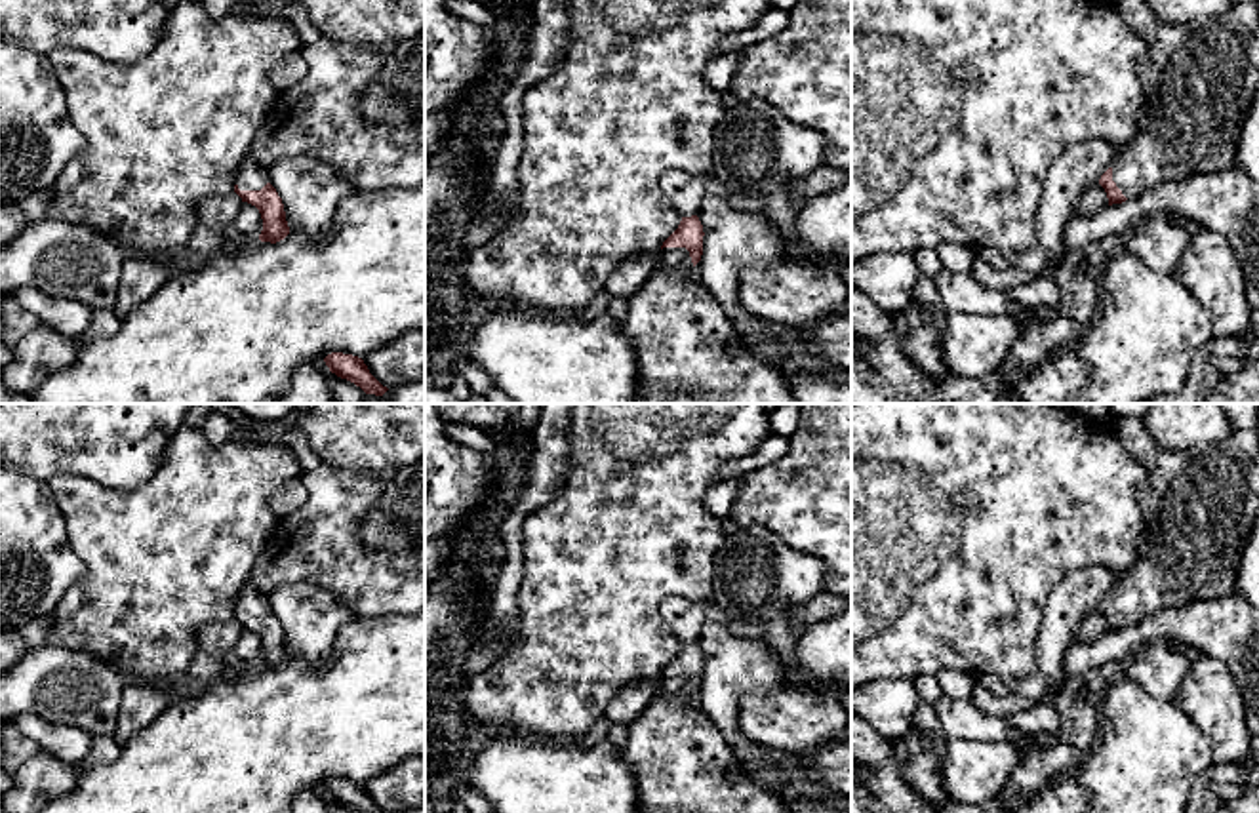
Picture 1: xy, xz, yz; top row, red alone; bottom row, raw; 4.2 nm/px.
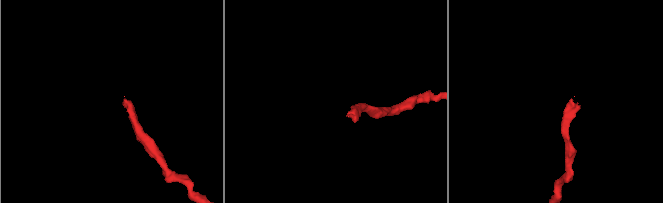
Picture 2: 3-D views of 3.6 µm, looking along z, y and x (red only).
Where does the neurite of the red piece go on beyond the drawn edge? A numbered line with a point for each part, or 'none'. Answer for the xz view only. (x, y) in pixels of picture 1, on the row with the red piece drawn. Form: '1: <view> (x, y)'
1: xz (671, 259)

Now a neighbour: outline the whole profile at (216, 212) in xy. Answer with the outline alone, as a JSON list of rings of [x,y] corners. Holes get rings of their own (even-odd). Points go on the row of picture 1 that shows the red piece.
[[[236,192],[223,198],[206,198],[200,204],[200,225],[211,227],[215,230],[225,230],[234,223],[242,204],[244,202]]]

